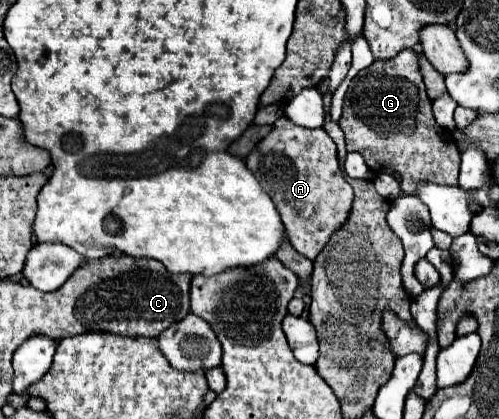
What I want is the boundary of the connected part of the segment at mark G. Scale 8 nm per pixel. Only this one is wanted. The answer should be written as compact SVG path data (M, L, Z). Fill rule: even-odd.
M404 49L402 53L398 53L394 59L386 59L386 61L374 61L374 65L370 65L368 69L362 69L362 73L358 73L352 81L350 81L350 87L348 87L348 93L346 93L346 99L344 99L344 113L342 113L342 119L340 119L340 129L344 131L344 137L346 137L346 149L348 151L358 151L364 159L366 159L366 165L374 171L374 173L388 173L392 175L398 183L400 183L400 189L402 193L414 193L414 189L418 187L418 183L422 181L428 181L428 183L438 183L438 185L458 185L458 169L460 169L460 151L454 143L454 137L448 129L442 129L442 137L440 137L440 125L436 123L434 115L432 115L432 101L428 99L426 95L426 87L424 87L424 81L422 81L422 75L420 75L420 69L418 69L418 55L412 51L412 49Z

